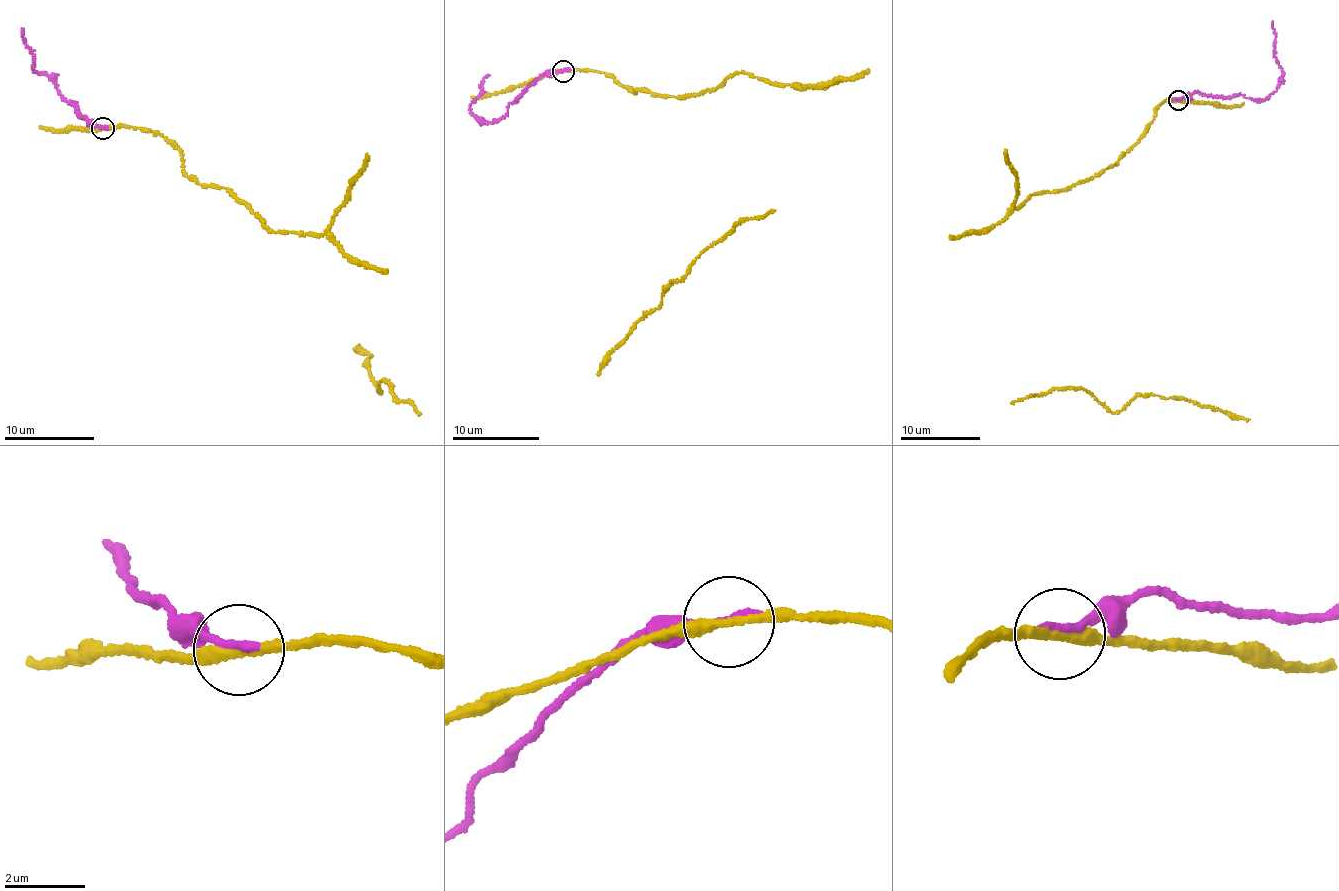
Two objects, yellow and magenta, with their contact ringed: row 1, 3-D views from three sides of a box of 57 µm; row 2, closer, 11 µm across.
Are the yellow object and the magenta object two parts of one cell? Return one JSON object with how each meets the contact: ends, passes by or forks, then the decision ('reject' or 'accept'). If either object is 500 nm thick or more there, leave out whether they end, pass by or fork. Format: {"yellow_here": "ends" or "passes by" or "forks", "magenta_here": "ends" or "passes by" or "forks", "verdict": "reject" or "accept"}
{"yellow_here": "passes by", "magenta_here": "ends", "verdict": "reject"}

